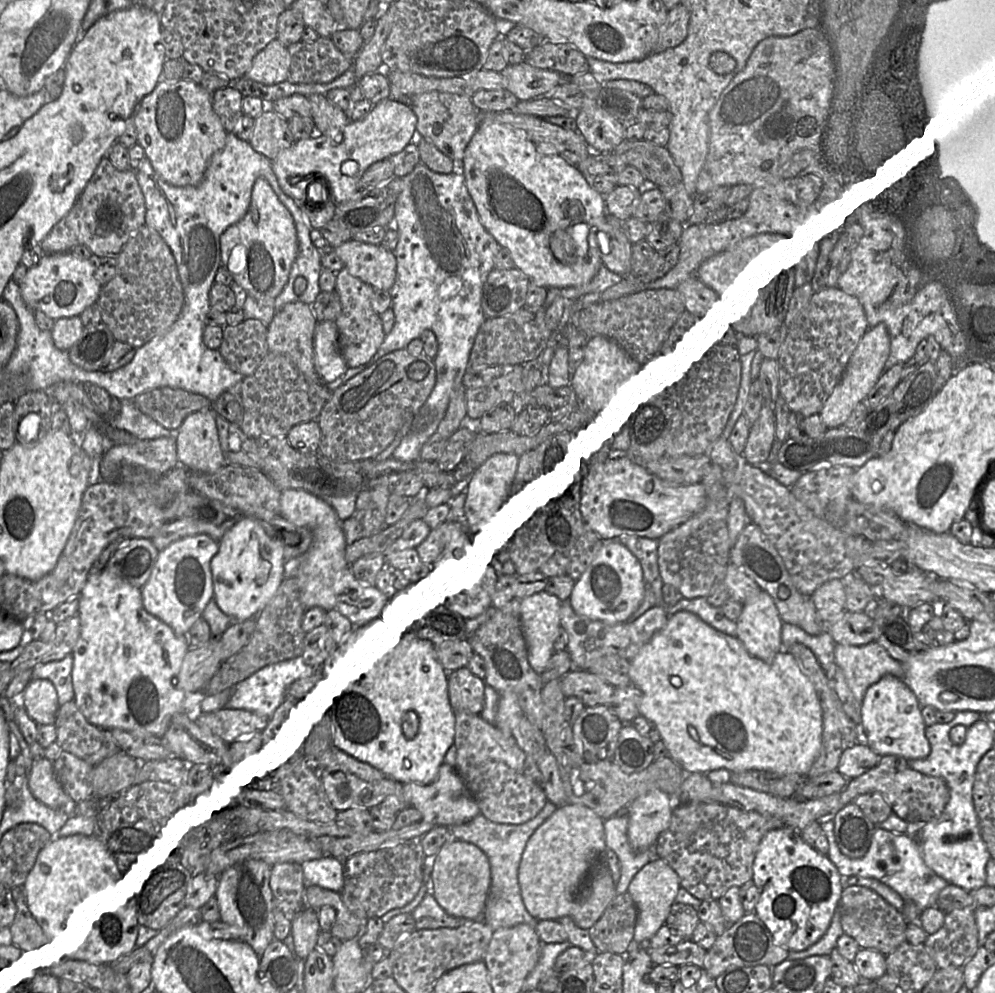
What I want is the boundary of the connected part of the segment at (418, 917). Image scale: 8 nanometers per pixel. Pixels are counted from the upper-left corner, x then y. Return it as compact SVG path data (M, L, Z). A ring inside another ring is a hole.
M426 892L421 902L411 912L415 920L415 929L435 929L440 927L458 927L469 919L455 917L446 913L433 894Z

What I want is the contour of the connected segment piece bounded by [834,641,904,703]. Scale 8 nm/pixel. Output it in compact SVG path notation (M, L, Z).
M876 641L866 645L836 644L836 667L843 671L847 684L857 702L861 703L866 690L885 675L902 679L903 664L893 659Z

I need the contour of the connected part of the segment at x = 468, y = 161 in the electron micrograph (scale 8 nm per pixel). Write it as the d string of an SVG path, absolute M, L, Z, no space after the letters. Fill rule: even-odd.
M480 117L478 128L465 149L462 174L465 178L468 192L475 204L480 222L500 246L510 252L516 268L529 279L531 285L541 286L546 289L565 289L585 285L596 275L601 266L603 266L602 250L599 246L597 232L601 229L603 218L607 215L605 197L592 187L590 179L586 178L578 168L572 166L558 155L557 151L551 145L531 142L523 130L493 120L482 120ZM578 203L581 215L579 217L569 217L565 210L566 207L574 207Z

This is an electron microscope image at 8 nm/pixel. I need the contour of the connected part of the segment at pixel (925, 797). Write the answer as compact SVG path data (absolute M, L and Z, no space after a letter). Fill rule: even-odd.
M875 766L858 777L848 779L846 787L840 792L834 814L852 803L857 796L868 792L880 792L891 806L892 812L908 823L928 822L939 817L950 799L949 787L942 778L927 776L909 767L904 771L891 772Z

